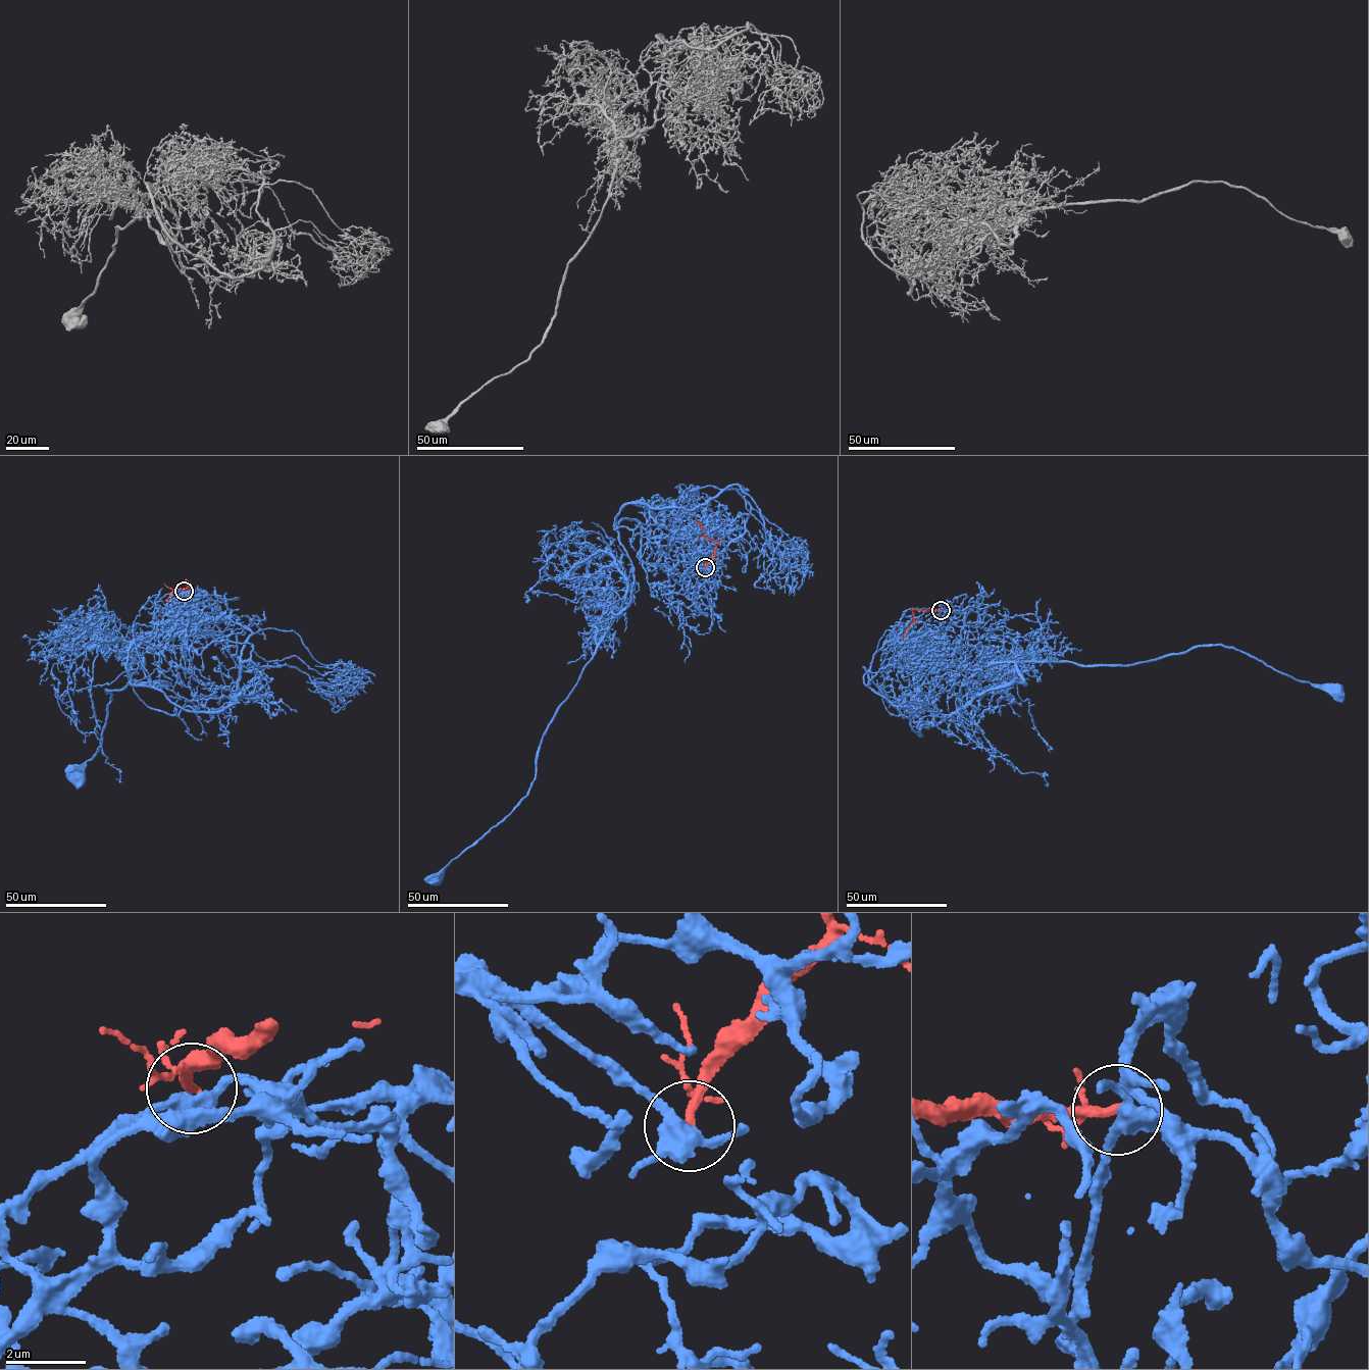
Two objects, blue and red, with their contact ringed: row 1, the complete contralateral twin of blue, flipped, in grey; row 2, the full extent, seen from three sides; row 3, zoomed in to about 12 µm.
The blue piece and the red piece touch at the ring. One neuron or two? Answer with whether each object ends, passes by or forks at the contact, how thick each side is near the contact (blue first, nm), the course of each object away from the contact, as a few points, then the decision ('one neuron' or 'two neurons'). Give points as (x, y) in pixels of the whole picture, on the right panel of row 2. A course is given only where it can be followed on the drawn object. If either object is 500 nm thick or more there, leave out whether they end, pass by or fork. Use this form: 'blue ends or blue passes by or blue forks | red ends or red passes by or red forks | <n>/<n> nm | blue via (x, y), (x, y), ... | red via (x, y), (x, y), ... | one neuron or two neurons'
blue forks | red forks | 400/140 nm | blue via (941, 610), (930, 697), (946, 715), (1026, 684), (1024, 661), (1130, 666), (1213, 645), (1338, 691) | red via (941, 610), (913, 609), (913, 620), (904, 633), (904, 641) | two neurons

